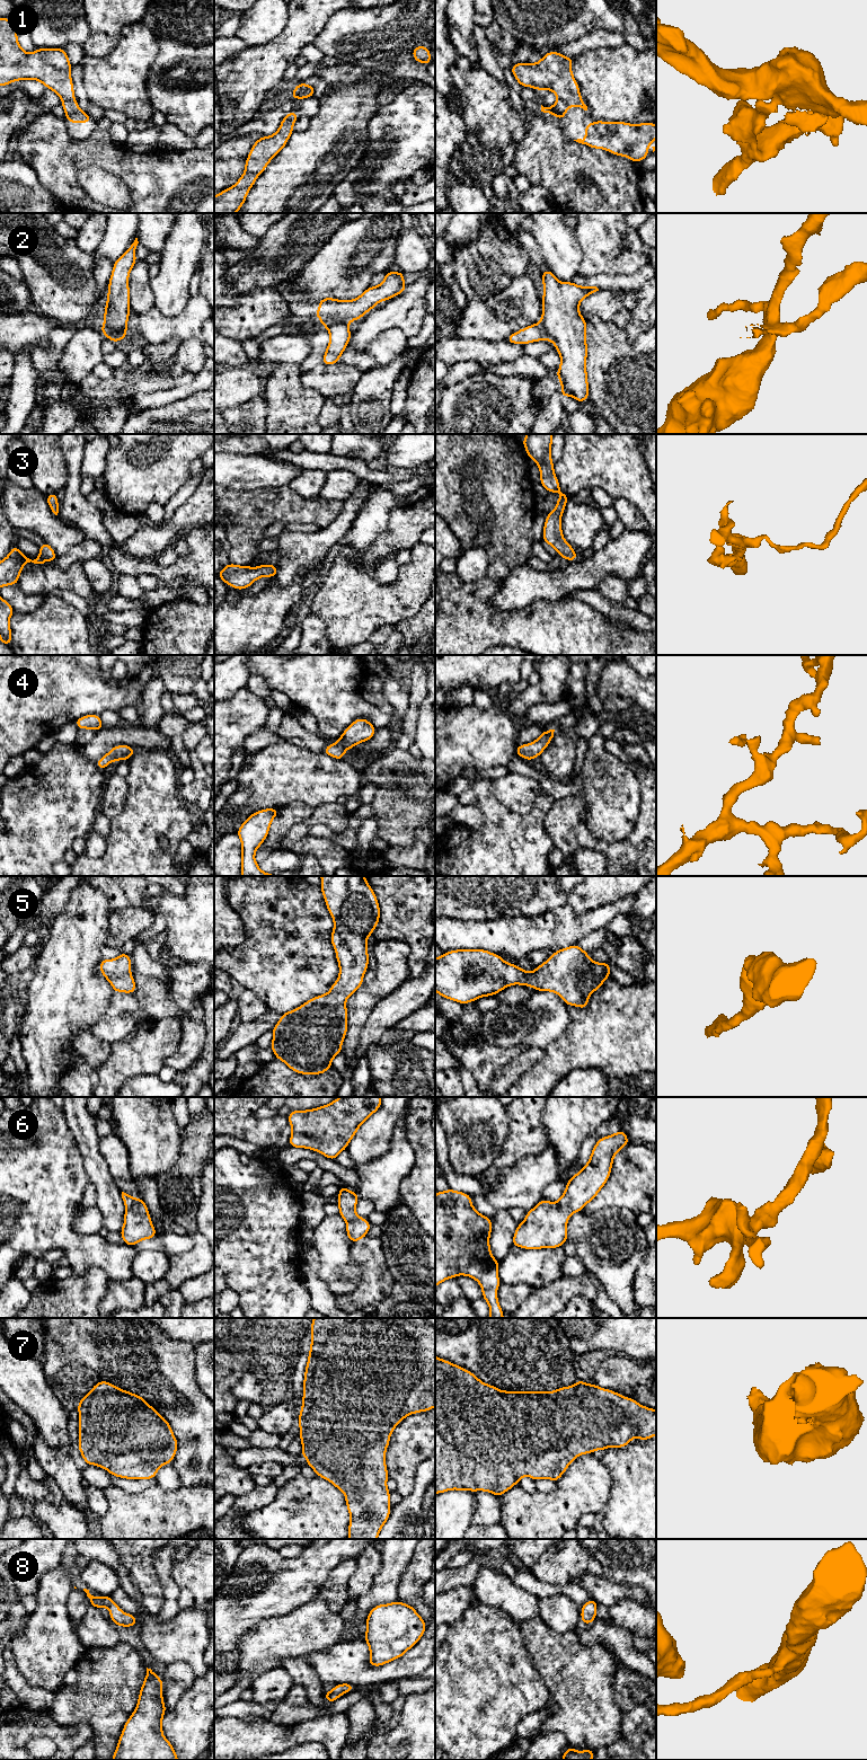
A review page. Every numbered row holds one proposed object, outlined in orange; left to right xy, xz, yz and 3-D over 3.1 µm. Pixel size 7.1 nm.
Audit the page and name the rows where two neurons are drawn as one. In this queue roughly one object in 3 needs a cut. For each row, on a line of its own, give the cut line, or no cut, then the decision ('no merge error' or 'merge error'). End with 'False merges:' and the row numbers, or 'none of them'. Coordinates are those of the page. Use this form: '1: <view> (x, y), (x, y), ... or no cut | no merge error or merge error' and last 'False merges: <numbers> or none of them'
1: no cut | no merge error
2: xy (104, 325), (117, 333), (125, 332) | merge error
3: no cut | no merge error
4: no cut | no merge error
5: no cut | no merge error
6: no cut | no merge error
7: no cut | no merge error
8: no cut | no merge error
False merges: 2

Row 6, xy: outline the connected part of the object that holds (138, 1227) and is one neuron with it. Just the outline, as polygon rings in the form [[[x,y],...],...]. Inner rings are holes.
[[[122,1192],[122,1199],[126,1208],[124,1224],[120,1231],[124,1244],[133,1247],[139,1241],[154,1238],[157,1232],[145,1202],[142,1199],[135,1199],[124,1192]]]

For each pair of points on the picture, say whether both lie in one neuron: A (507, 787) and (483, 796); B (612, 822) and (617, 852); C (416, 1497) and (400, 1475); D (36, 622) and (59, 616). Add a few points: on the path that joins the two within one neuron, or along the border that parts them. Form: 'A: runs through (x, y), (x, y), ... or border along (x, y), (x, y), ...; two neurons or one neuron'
A: border along (490, 779), (493, 794), (512, 811); two neurons
B: border along (635, 824), (621, 841), (602, 842), (590, 832); two neurons
C: border along (418, 1464), (415, 1470), (413, 1489), (403, 1497); two neurons
D: runs through (42, 622), (53, 621); one neuron

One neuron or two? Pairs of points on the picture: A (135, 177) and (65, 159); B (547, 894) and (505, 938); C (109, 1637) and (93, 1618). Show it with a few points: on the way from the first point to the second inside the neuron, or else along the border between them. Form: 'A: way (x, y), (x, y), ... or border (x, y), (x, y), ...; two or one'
A: way (118, 160), (111, 157), (82, 157); one
B: border (553, 909), (533, 917), (501, 918); two
C: way (105, 1633), (95, 1623); one

